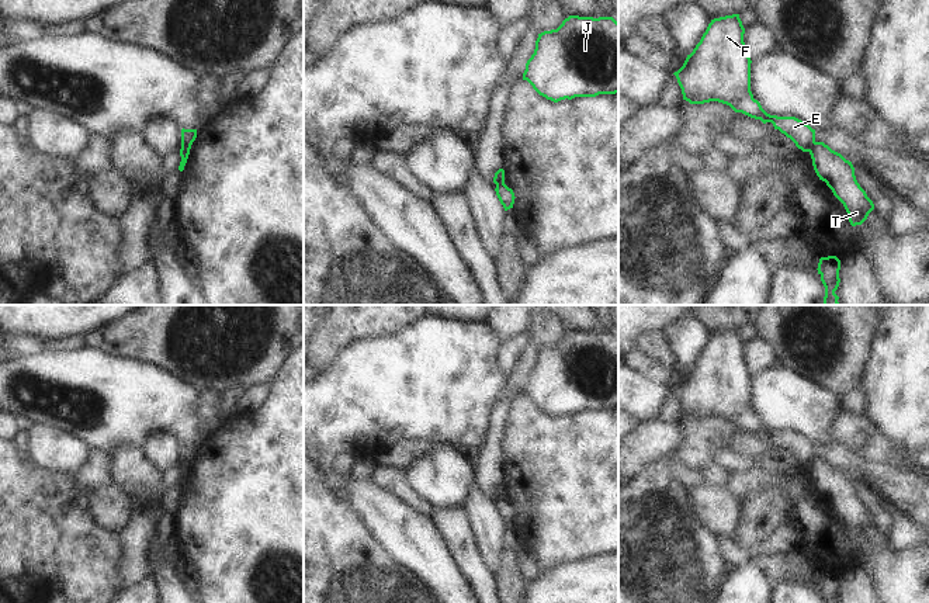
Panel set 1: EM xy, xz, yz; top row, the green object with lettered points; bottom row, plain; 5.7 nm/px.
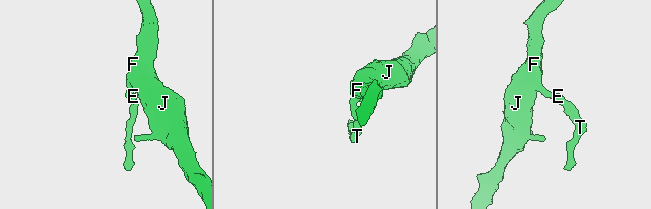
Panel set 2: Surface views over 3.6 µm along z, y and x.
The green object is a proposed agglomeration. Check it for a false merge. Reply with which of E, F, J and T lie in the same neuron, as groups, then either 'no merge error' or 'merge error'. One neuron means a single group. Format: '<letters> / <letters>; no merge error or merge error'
E F J / T; merge error

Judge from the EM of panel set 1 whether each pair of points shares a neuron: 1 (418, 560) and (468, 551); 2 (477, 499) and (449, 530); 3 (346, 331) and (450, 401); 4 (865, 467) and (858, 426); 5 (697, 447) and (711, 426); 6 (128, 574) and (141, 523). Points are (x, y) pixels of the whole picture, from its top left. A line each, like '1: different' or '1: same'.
1: different
2: different
3: different
4: different
5: same
6: same

